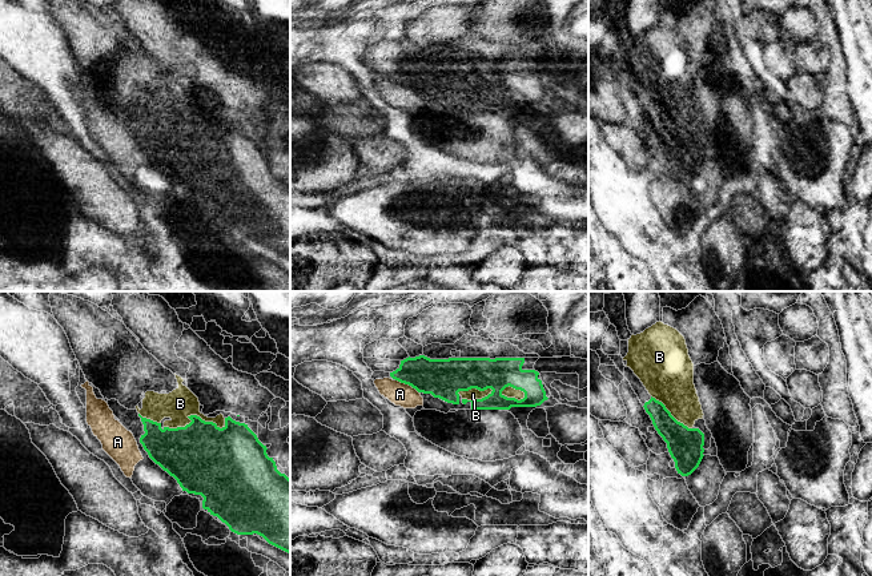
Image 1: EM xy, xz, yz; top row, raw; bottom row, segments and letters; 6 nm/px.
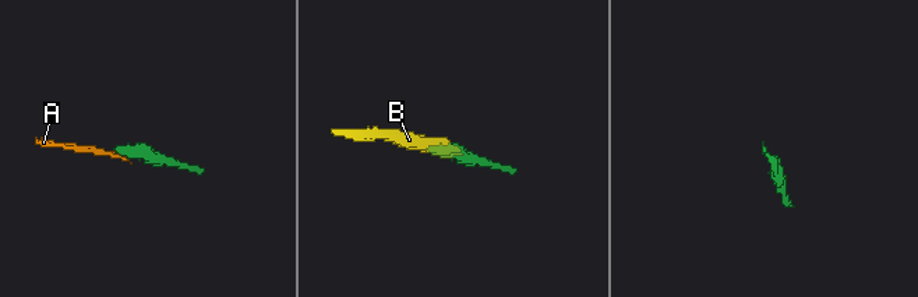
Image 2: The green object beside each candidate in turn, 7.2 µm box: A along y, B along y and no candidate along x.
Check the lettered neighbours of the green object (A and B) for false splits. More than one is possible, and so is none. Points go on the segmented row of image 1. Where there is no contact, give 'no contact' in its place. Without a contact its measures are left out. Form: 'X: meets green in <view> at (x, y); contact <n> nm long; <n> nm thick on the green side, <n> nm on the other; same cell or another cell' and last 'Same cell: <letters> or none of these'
A: meets green in xz at (408, 383); contact 170 nm long; 240 nm thick on the green side, 140 nm on the other; another cell
B: meets green in xy at (195, 415); contact 380 nm long; 400 nm thick on the green side, 180 nm on the other; same cell
Same cell: B

